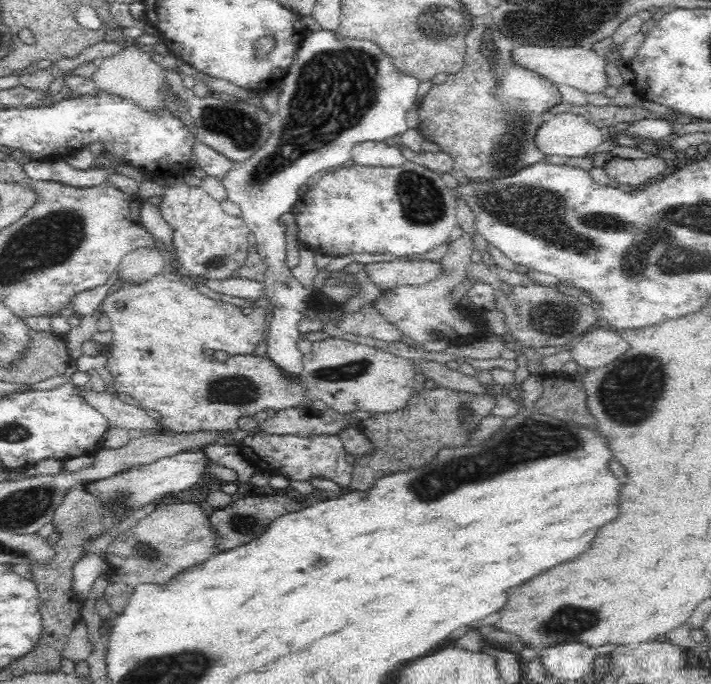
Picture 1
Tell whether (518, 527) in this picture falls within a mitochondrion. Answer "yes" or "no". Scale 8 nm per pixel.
no

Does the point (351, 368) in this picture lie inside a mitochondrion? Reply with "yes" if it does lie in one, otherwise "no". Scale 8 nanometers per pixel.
yes

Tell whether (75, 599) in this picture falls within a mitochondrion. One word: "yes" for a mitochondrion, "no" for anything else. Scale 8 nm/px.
no

